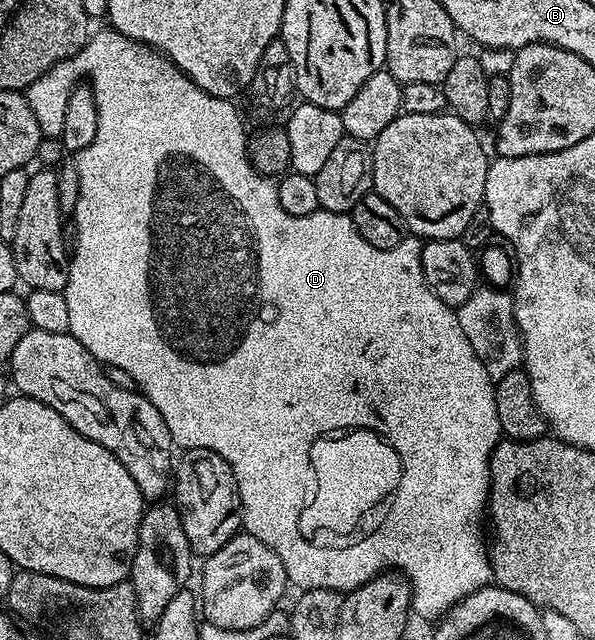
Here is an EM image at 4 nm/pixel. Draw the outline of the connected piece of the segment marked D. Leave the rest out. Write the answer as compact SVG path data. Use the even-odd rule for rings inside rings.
M109 26L103 28L103 32L95 31L77 54L49 68L43 76L36 78L36 82L32 82L24 92L28 106L32 106L32 114L36 114L36 122L40 122L40 130L43 137L46 138L50 138L50 136L54 136L54 138L61 137L62 127L64 126L64 110L68 107L70 91L79 87L85 81L82 80L85 76L90 79L87 80L88 86L94 92L94 101L98 111L96 138L92 138L92 146L88 146L83 152L77 153L76 156L76 160L78 160L78 201L74 204L74 228L78 231L78 241L75 244L73 241L72 244L72 255L68 260L70 273L64 289L68 302L70 335L78 339L101 364L104 366L107 364L120 366L121 370L124 370L125 373L130 374L135 379L135 389L146 396L163 416L173 443L179 449L203 448L204 450L212 450L228 462L228 466L234 472L239 498L242 500L241 527L244 529L245 535L260 538L260 542L264 542L264 546L268 546L268 550L272 550L276 554L276 558L280 558L280 562L284 562L287 581L293 587L295 584L298 590L327 588L345 594L364 586L364 582L376 578L381 572L397 570L410 582L413 611L417 615L419 612L426 620L437 621L446 615L448 609L454 604L459 604L468 594L487 587L491 583L490 554L487 541L485 539L482 541L482 520L484 524L484 513L487 511L490 499L490 455L504 435L500 421L497 418L496 398L494 397L495 381L491 380L488 370L484 370L484 362L480 362L480 358L476 358L476 350L472 350L468 338L464 338L464 330L460 330L457 311L451 305L445 304L430 289L424 278L424 270L422 269L423 241L418 238L407 238L391 248L377 248L372 246L372 242L364 242L364 238L360 238L360 230L356 230L353 215L345 212L324 212L321 210L307 216L288 214L284 210L284 206L280 206L277 183L271 177L263 176L262 173L257 172L252 166L250 156L246 153L248 128L242 125L242 116L233 108L233 103L224 98L209 96L207 92L200 90L200 86L196 86L196 82L188 79L167 56L163 56L162 53L157 52L150 45L142 44L138 40L130 40L124 34L115 32Z

